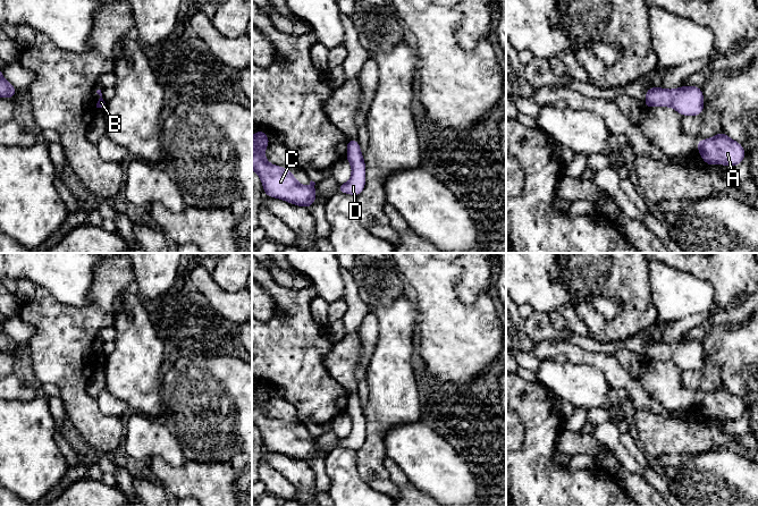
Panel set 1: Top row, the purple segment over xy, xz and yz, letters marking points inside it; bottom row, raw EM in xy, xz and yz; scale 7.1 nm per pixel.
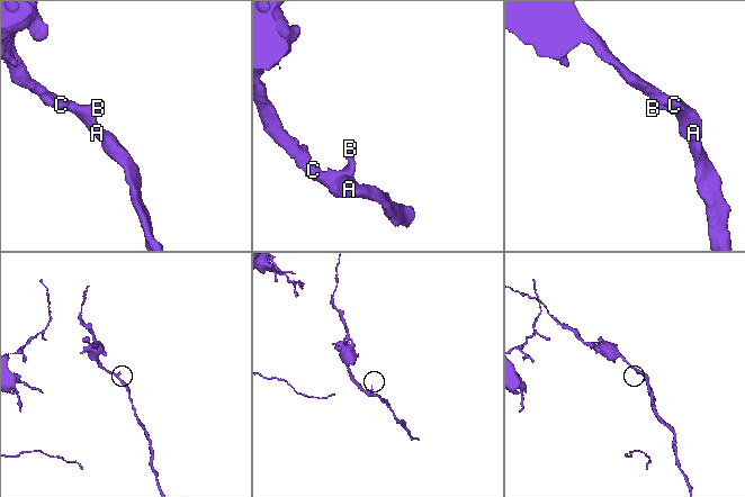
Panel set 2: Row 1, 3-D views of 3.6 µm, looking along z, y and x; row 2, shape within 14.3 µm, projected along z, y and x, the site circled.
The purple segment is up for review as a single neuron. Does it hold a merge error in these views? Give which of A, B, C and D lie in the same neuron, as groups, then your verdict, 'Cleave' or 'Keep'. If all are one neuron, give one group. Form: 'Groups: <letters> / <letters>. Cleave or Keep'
Groups: A B C D. Keep

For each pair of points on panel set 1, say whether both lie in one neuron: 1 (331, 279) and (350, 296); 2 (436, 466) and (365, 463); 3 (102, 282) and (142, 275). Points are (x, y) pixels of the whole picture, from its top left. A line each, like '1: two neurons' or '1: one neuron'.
1: two neurons
2: two neurons
3: two neurons

